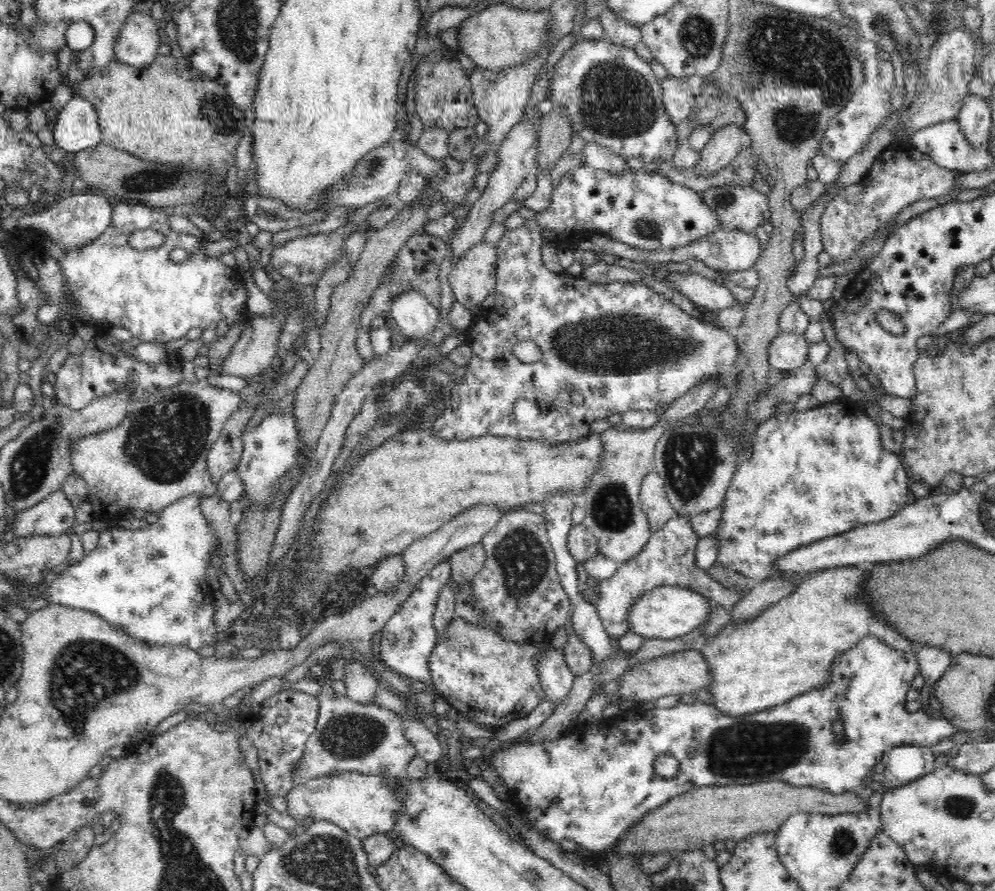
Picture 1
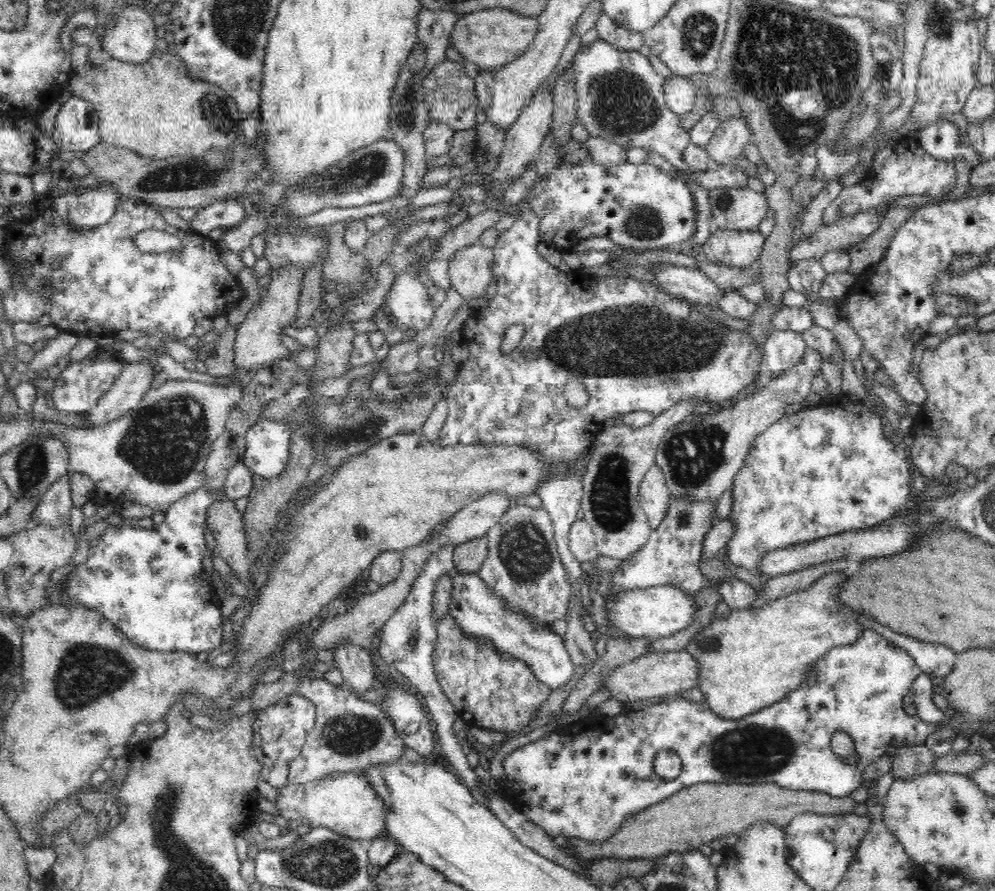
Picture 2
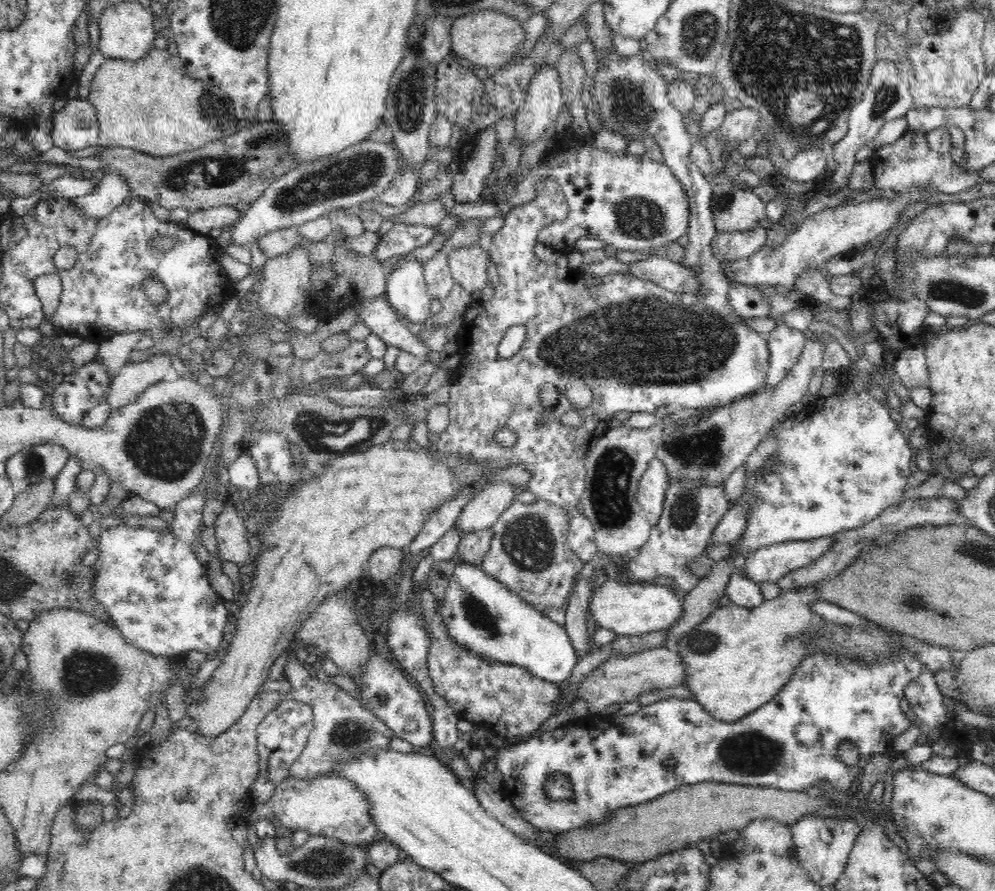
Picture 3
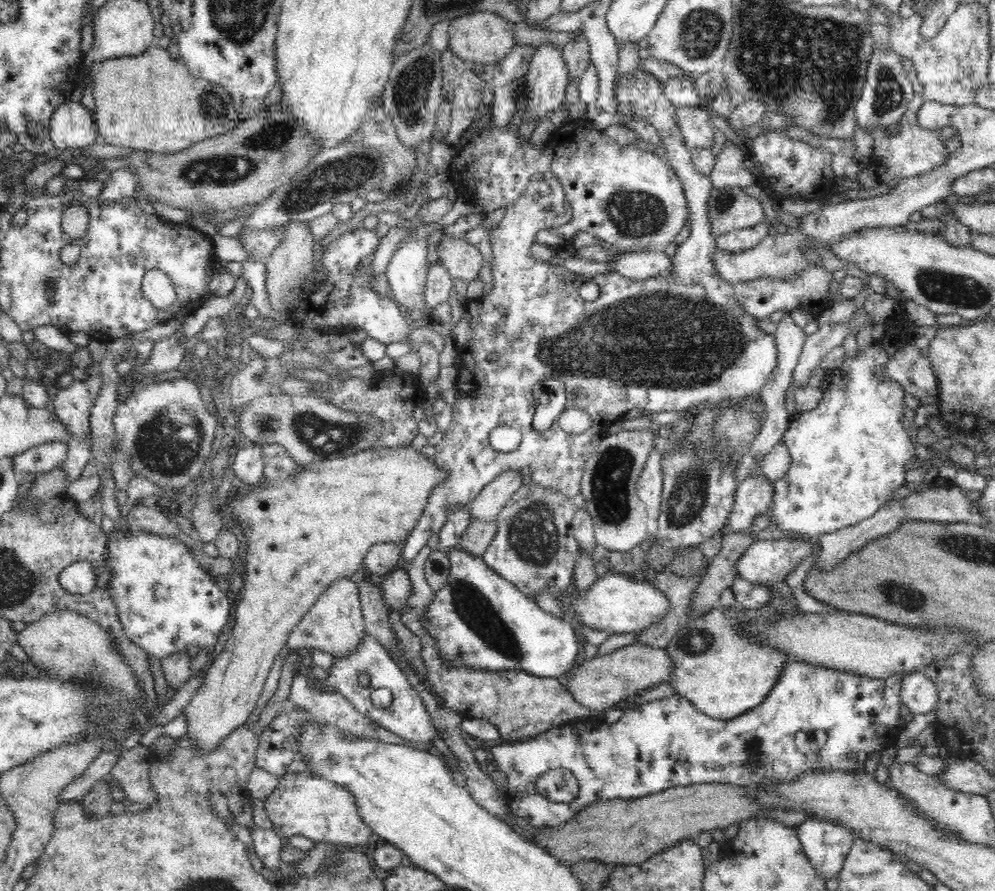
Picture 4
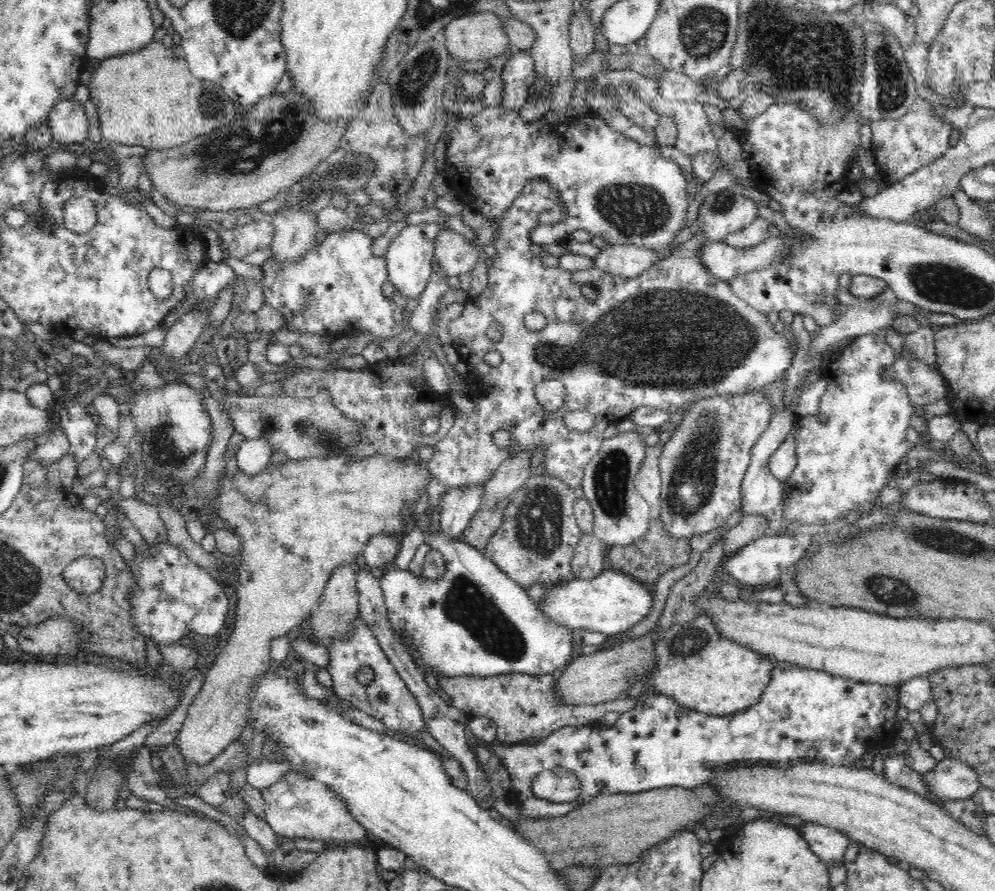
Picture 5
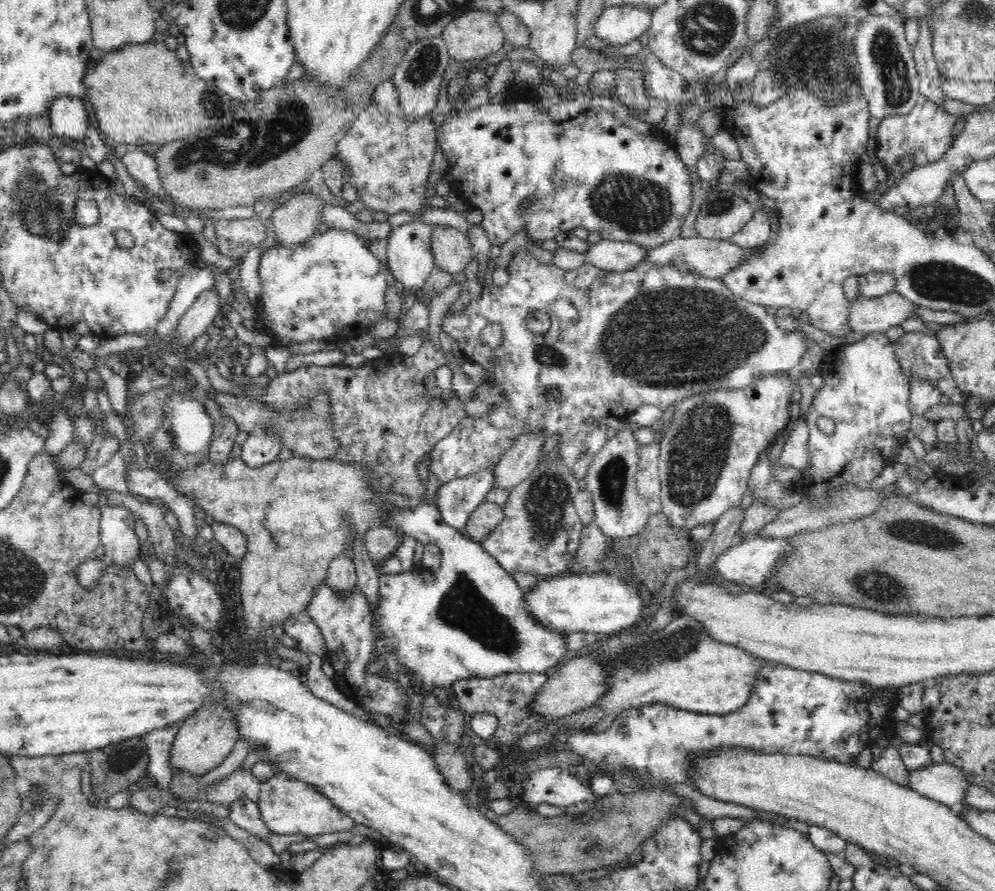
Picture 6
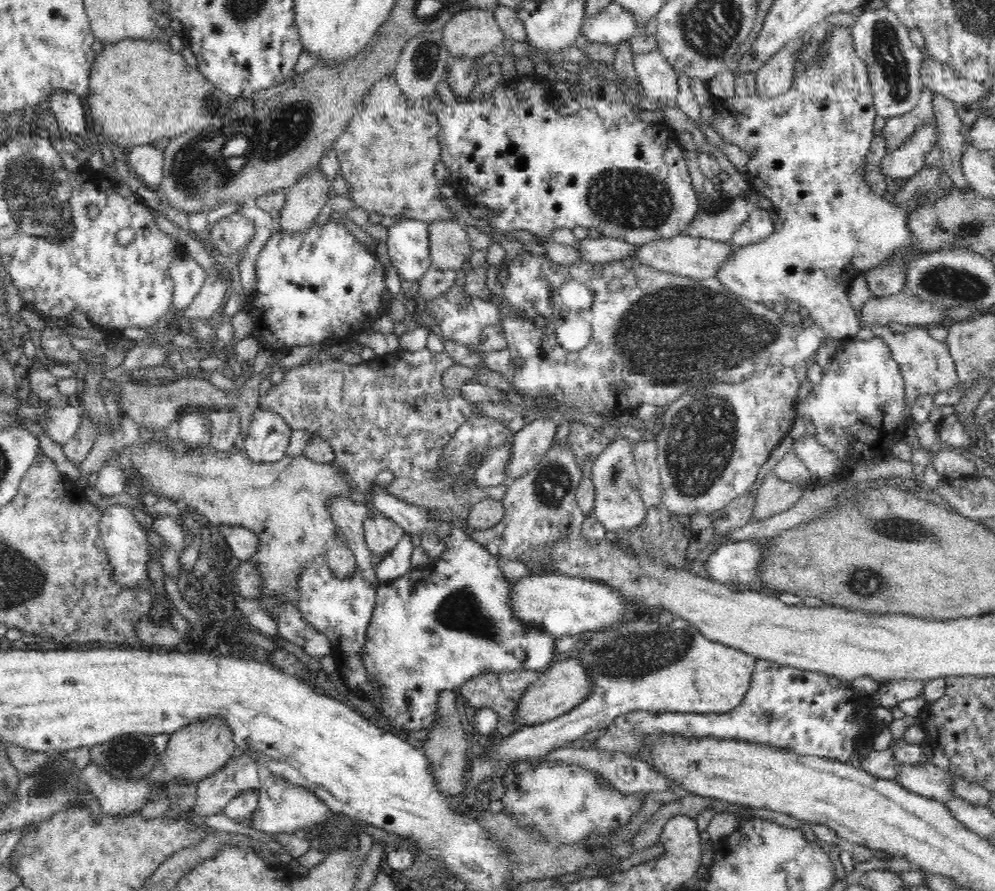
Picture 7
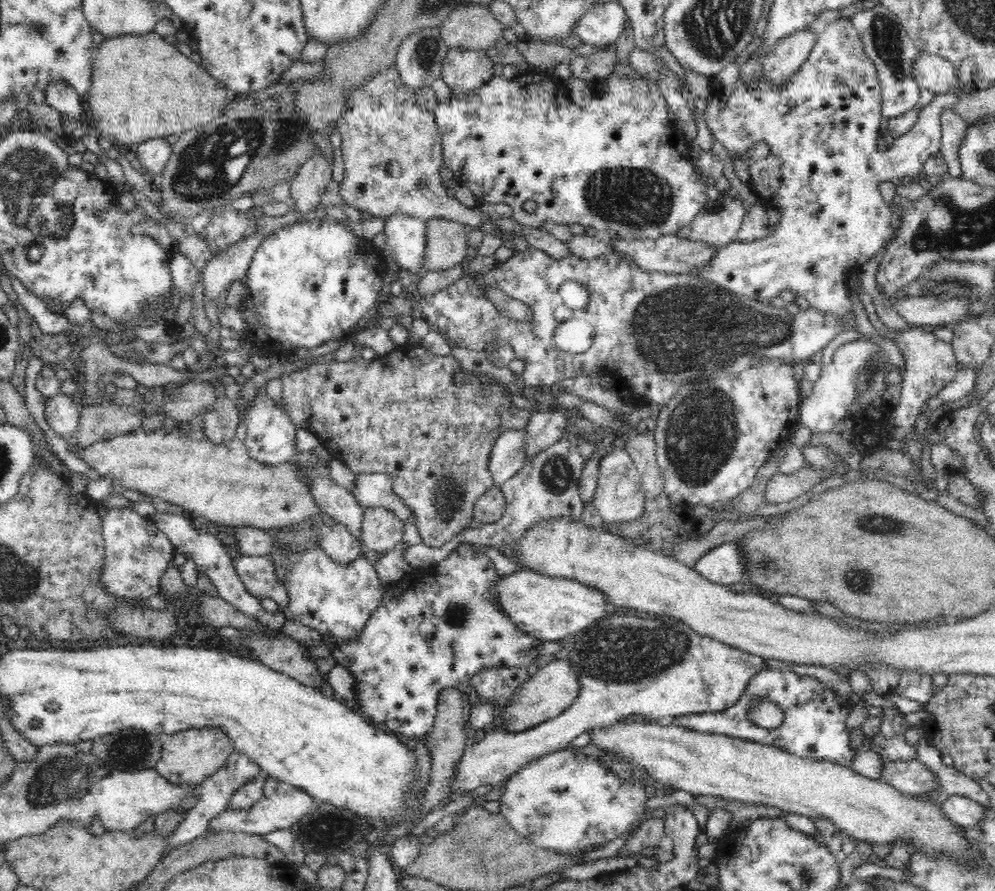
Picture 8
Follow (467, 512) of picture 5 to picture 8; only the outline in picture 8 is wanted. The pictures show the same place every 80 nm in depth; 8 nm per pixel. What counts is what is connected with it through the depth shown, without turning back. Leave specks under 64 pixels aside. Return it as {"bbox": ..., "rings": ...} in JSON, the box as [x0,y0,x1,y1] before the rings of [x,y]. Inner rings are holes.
{"bbox":[488,430,525,488],"rings":[[[507,430],[492,446],[488,471],[492,474],[494,485],[501,488],[525,465],[525,437],[525,430]]]}

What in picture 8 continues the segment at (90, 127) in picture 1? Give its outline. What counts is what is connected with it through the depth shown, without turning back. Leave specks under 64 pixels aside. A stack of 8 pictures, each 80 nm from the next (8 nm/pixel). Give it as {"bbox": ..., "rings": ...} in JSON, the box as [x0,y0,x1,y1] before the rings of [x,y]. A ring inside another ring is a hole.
{"bbox":[45,78,83,122],"rings":[[[59,78],[50,82],[45,89],[46,102],[52,108],[60,112],[60,116],[68,116],[73,120],[83,122],[81,96],[75,88],[67,85],[67,82],[60,81]]]}

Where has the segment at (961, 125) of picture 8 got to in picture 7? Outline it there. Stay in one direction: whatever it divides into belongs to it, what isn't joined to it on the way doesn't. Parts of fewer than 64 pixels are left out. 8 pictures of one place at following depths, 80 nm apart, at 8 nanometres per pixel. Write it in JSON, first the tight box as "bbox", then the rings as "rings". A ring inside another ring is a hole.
{"bbox":[931,90,970,192],"rings":[[[931,90],[931,93],[933,110],[939,124],[939,145],[941,148],[939,164],[952,179],[953,185],[958,191],[968,192],[970,190],[969,184],[961,165],[962,148],[964,148],[964,138],[966,138],[968,127],[962,125],[955,103],[940,95],[939,92]]]}

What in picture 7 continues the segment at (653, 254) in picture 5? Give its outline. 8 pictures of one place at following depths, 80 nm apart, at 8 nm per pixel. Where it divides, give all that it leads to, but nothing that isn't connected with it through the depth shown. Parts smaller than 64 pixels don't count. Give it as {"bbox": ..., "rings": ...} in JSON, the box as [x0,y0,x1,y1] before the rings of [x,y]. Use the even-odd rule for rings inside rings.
{"bbox":[579,236,639,265],"rings":[[[604,236],[596,239],[587,237],[579,242],[581,260],[599,265],[636,257],[638,249],[639,245]]]}

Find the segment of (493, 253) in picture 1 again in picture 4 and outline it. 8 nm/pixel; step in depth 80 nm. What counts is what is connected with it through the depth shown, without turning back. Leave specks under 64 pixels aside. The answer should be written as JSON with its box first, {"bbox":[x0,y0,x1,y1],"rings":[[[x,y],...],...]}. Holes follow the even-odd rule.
{"bbox":[439,237,485,285],"rings":[[[446,237],[440,241],[439,260],[449,270],[453,279],[460,279],[468,285],[480,280],[480,270],[485,259],[478,245],[472,245],[461,237]]]}

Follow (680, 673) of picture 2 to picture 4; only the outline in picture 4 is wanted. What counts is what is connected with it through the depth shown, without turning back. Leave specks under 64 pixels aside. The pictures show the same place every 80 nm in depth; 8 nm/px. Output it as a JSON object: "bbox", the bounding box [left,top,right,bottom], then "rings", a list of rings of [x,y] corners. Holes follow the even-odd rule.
{"bbox":[568,643,673,714],"rings":[[[631,643],[602,658],[588,658],[582,662],[568,682],[568,690],[576,703],[591,709],[593,713],[603,714],[616,704],[635,697],[639,692],[661,685],[669,680],[673,672],[673,661],[669,658],[666,647],[653,647]]]}

